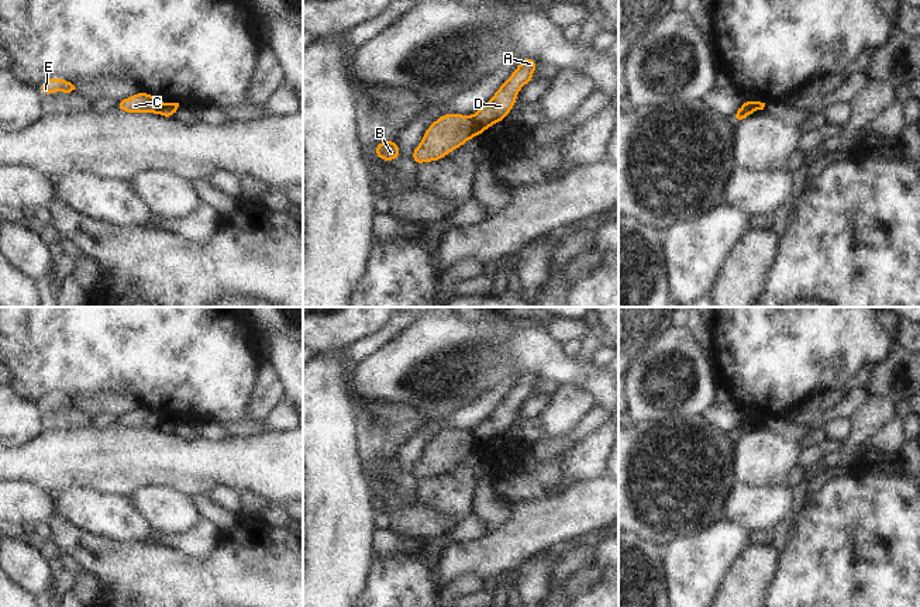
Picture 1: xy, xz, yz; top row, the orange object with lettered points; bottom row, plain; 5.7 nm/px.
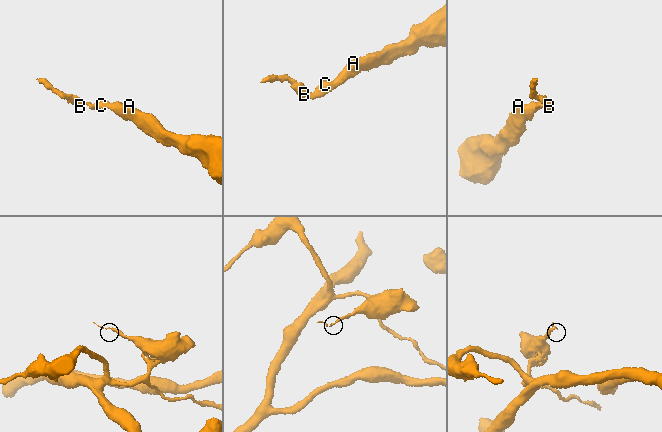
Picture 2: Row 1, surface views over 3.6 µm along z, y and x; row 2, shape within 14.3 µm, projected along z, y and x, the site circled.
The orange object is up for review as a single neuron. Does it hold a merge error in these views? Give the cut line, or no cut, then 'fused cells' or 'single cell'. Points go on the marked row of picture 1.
cut xz (471, 117), (478, 134); fused cells

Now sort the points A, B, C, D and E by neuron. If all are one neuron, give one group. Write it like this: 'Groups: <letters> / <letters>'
Groups: A D / B C E

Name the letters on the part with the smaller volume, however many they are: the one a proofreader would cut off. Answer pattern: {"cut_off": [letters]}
{"cut_off": ["B", "C", "E"]}

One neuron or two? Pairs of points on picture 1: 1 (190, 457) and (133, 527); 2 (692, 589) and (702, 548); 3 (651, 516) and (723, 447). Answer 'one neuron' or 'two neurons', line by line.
1: two neurons
2: one neuron
3: one neuron

